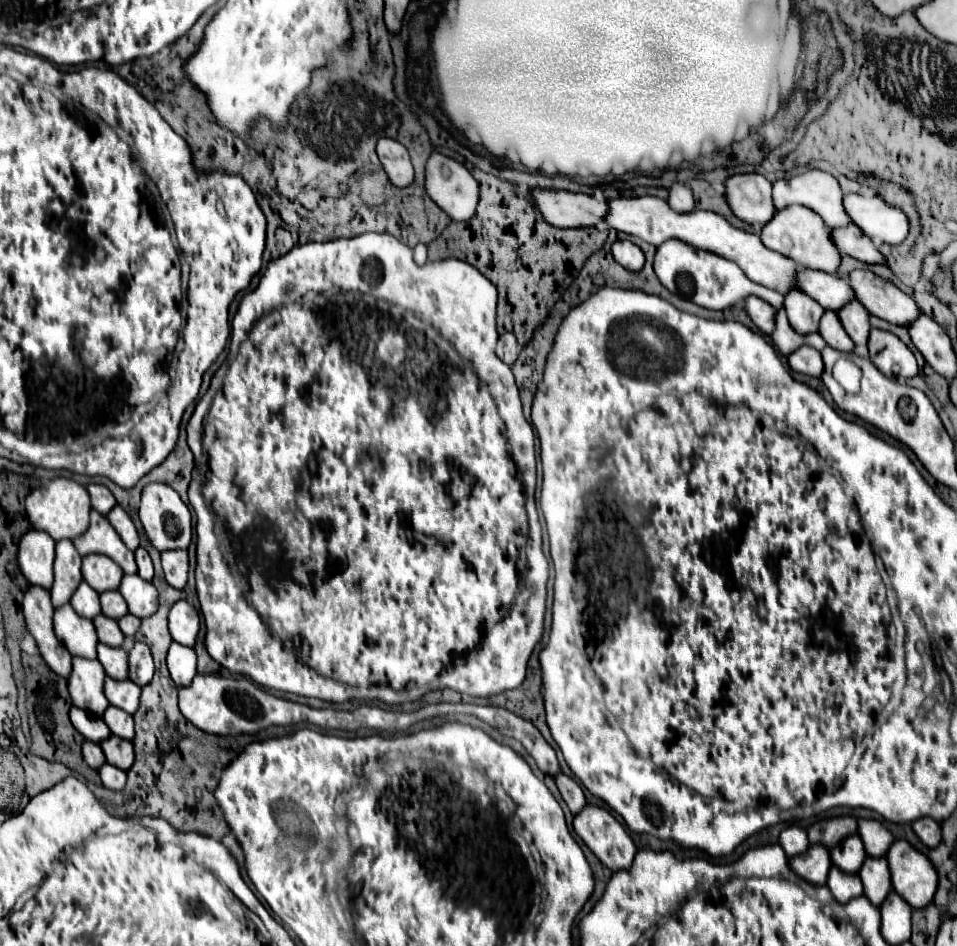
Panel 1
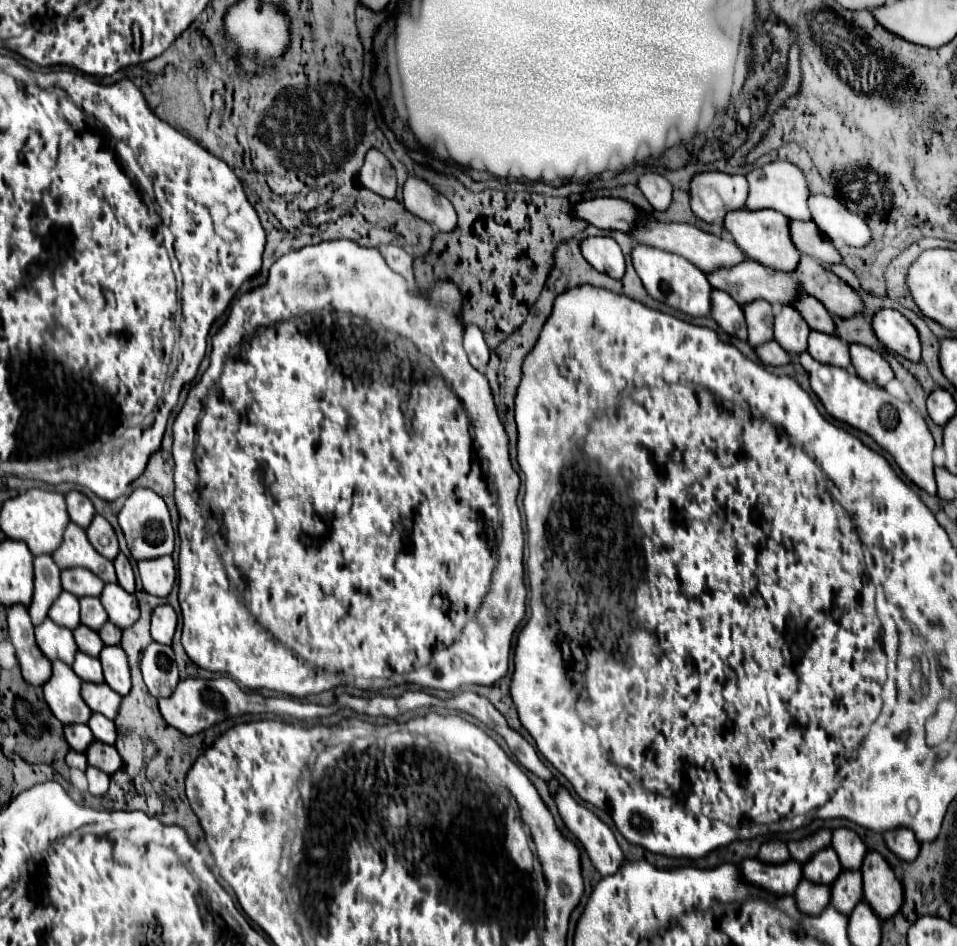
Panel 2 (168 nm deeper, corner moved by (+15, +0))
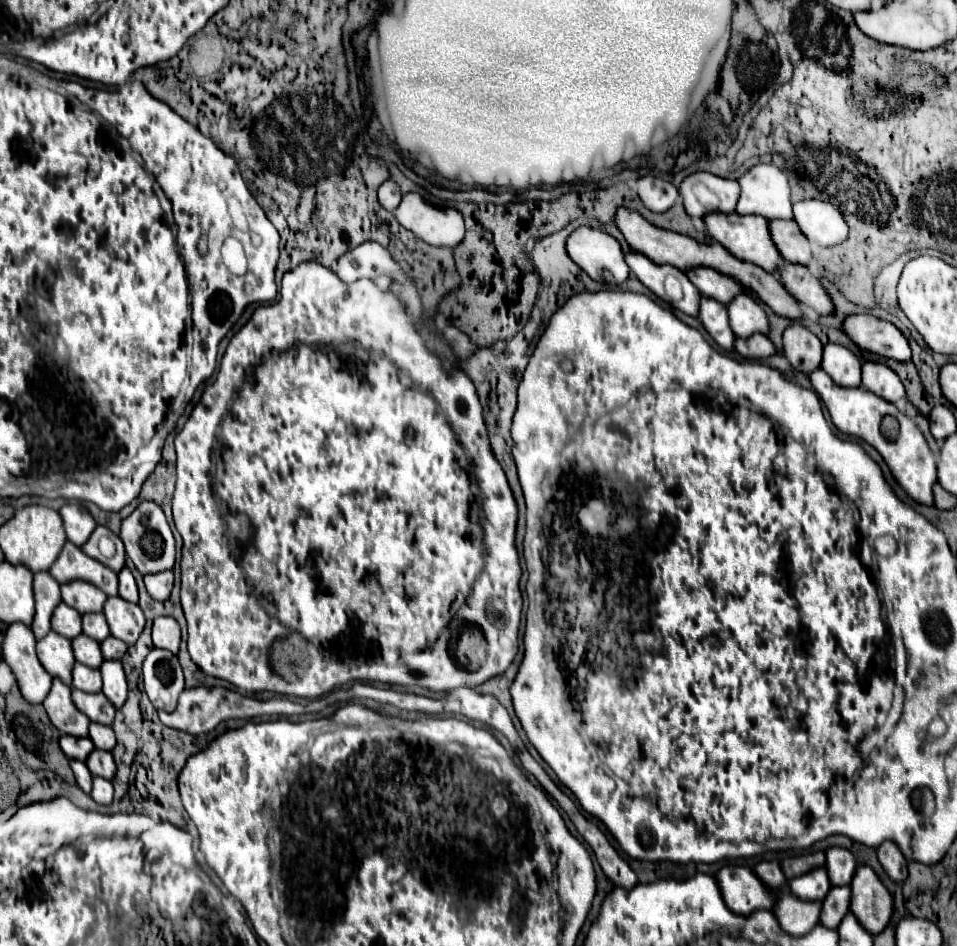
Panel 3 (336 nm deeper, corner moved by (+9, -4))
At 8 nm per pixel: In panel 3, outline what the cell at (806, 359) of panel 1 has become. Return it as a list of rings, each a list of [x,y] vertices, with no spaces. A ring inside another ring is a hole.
[[[762,334],[760,336],[754,336],[750,340],[738,338],[736,340],[736,352],[740,352],[744,358],[756,358],[756,360],[770,358],[770,356],[778,354],[778,350],[770,342],[770,338],[768,336],[762,336]]]

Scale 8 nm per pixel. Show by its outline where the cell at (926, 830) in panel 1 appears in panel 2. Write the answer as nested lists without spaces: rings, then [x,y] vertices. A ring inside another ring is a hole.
[[[896,828],[890,832],[884,832],[884,844],[890,852],[894,852],[900,860],[912,862],[918,856],[920,844],[914,838],[914,832],[910,828]]]

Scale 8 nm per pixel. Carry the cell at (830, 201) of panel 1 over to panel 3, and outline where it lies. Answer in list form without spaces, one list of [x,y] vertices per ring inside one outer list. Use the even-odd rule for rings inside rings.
[[[758,164],[754,168],[750,168],[740,180],[740,200],[738,200],[738,208],[736,212],[742,214],[760,214],[766,216],[768,220],[792,220],[794,212],[792,212],[792,188],[790,188],[790,180],[788,174],[774,166],[774,164]]]

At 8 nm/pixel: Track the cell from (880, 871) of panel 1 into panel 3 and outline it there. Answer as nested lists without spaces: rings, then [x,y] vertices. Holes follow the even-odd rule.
[[[834,886],[822,900],[822,920],[826,928],[838,928],[842,918],[850,912],[850,886]]]

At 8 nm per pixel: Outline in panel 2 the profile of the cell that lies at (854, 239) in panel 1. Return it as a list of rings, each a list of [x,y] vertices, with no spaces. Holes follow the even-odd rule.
[[[792,220],[788,226],[792,230],[792,244],[800,248],[800,254],[808,254],[822,264],[836,264],[840,262],[838,250],[820,234],[818,226],[814,222],[802,222],[802,220]]]

